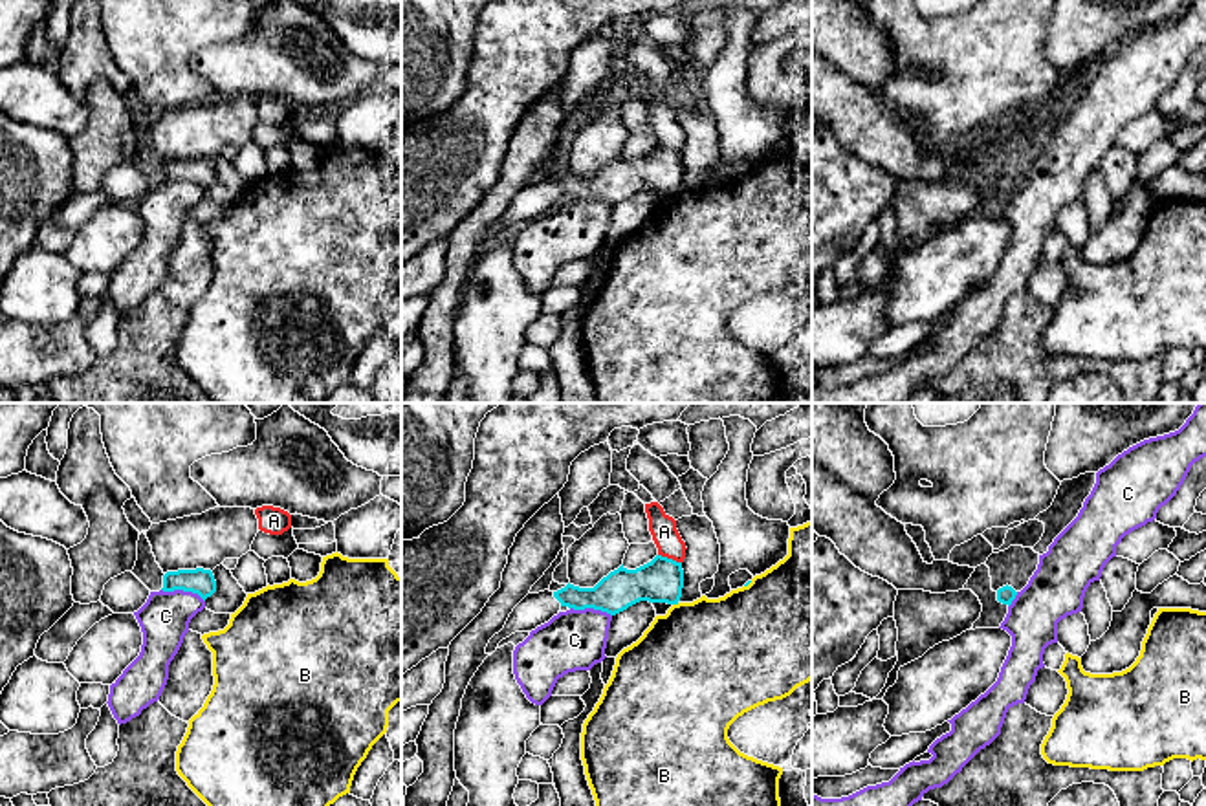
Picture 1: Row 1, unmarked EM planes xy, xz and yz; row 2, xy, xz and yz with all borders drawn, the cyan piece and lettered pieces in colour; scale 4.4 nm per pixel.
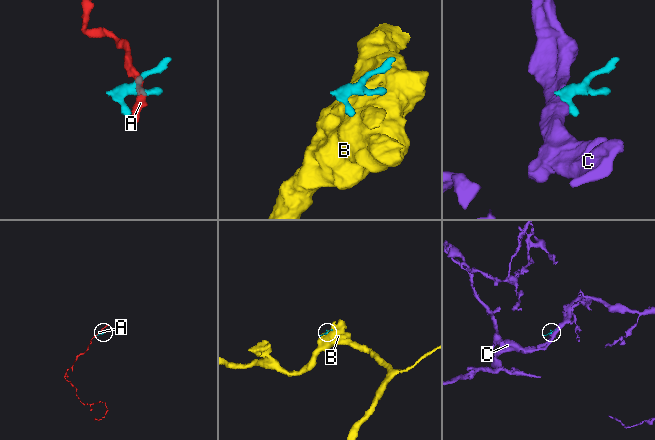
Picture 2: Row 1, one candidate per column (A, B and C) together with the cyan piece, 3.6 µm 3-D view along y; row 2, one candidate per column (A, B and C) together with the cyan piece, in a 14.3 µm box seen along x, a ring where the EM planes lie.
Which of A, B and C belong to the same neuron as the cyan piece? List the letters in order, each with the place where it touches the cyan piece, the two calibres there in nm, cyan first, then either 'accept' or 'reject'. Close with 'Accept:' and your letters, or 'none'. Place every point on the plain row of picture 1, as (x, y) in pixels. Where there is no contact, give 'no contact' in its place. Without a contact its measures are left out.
A: xz (669, 149) | 190/120 nm | reject
B: xz (675, 193) | 190/460 nm | reject
C: xy (184, 180) | 120/220 nm | reject
Accept: none

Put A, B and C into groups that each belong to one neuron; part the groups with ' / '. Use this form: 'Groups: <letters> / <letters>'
Groups: A / B / C

